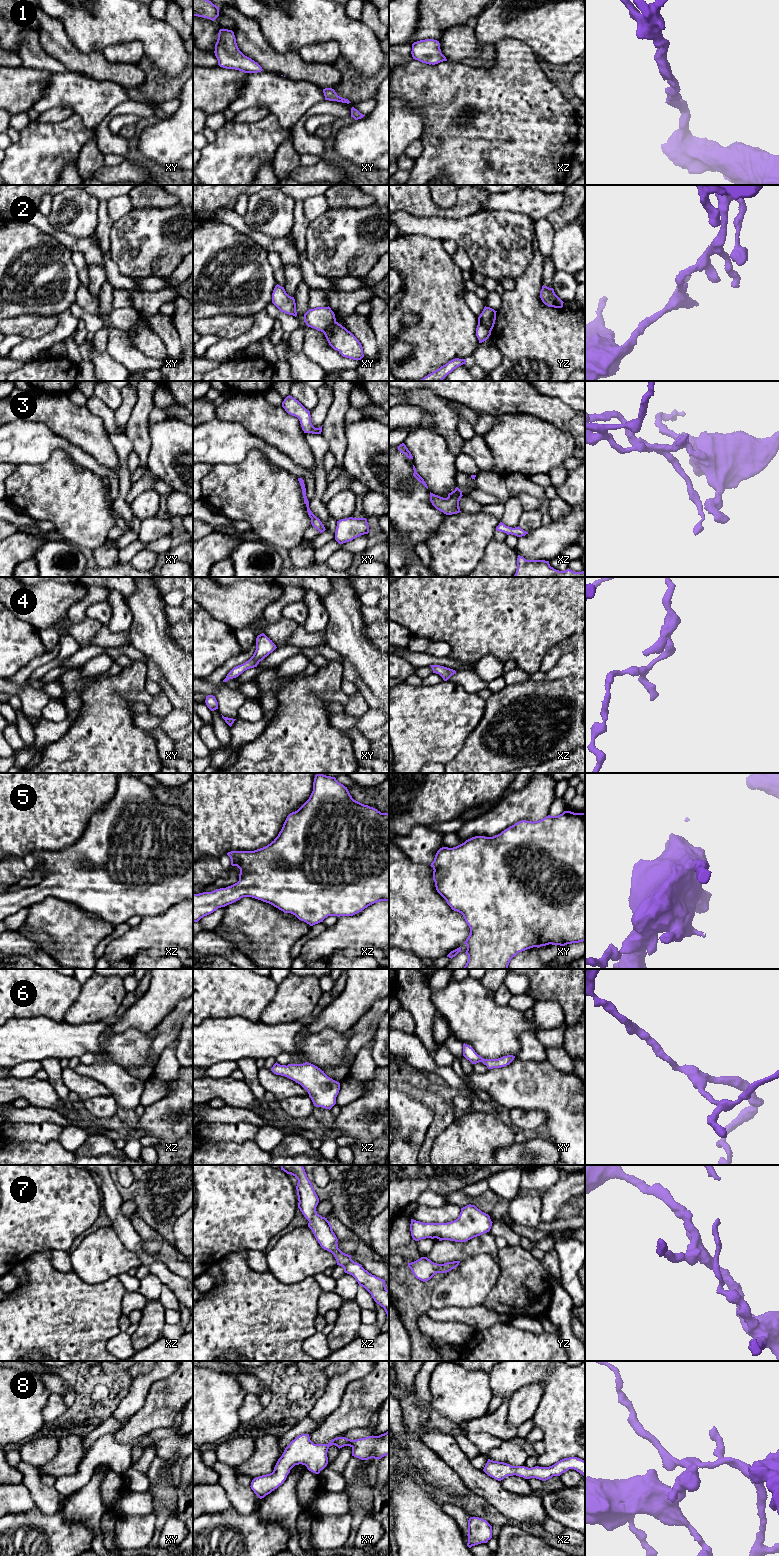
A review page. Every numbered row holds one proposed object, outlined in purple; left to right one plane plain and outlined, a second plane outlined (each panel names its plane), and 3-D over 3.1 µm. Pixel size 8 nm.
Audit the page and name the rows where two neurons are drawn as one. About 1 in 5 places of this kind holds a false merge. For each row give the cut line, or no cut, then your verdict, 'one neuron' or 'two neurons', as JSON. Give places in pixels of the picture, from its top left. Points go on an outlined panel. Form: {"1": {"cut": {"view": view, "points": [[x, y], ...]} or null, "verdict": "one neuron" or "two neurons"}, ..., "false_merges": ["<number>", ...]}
{"1": {"cut": null, "verdict": "one neuron"}, "2": {"cut": {"view": "xy", "points": [[335, 321], [323, 332]]}, "verdict": "two neurons"}, "3": {"cut": null, "verdict": "one neuron"}, "4": {"cut": null, "verdict": "one neuron"}, "5": {"cut": null, "verdict": "one neuron"}, "6": {"cut": null, "verdict": "one neuron"}, "7": {"cut": null, "verdict": "one neuron"}, "8": {"cut": null, "verdict": "one neuron"}, "false_merges": ["2"]}

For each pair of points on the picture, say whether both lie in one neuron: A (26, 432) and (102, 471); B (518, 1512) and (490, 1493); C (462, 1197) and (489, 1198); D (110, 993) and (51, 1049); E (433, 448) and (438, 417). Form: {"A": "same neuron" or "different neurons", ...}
{"A": "same neuron", "B": "same neuron", "C": "same neuron", "D": "different neurons", "E": "different neurons"}

